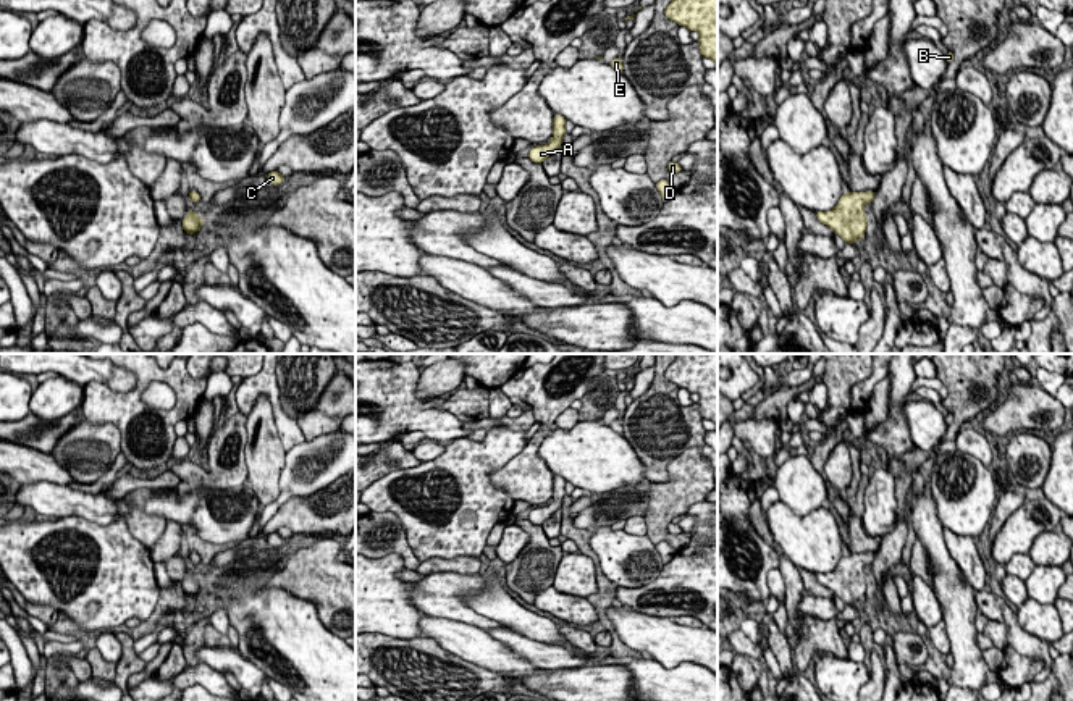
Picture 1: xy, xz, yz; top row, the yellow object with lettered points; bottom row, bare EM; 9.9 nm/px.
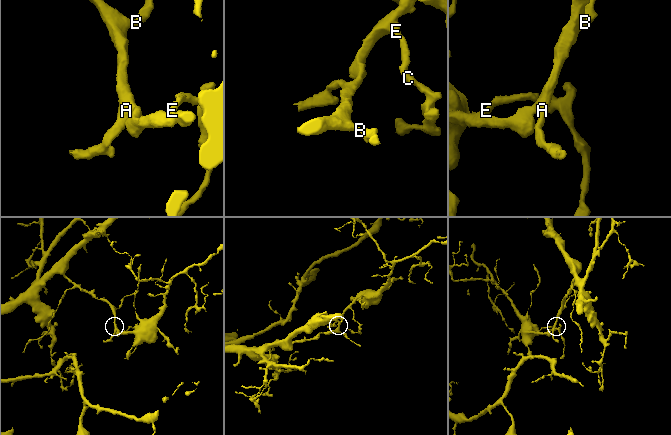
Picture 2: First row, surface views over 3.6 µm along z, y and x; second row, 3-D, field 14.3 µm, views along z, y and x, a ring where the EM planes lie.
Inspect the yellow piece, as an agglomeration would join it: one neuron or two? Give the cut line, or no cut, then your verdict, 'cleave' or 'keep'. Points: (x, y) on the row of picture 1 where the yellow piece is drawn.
no cut | keep

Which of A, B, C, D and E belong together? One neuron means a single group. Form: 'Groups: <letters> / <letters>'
Groups: A B C D E

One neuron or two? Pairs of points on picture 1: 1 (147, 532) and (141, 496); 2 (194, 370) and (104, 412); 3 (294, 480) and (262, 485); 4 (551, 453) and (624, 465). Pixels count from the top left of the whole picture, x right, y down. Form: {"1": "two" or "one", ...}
{"1": "one", "2": "two", "3": "two", "4": "one"}

